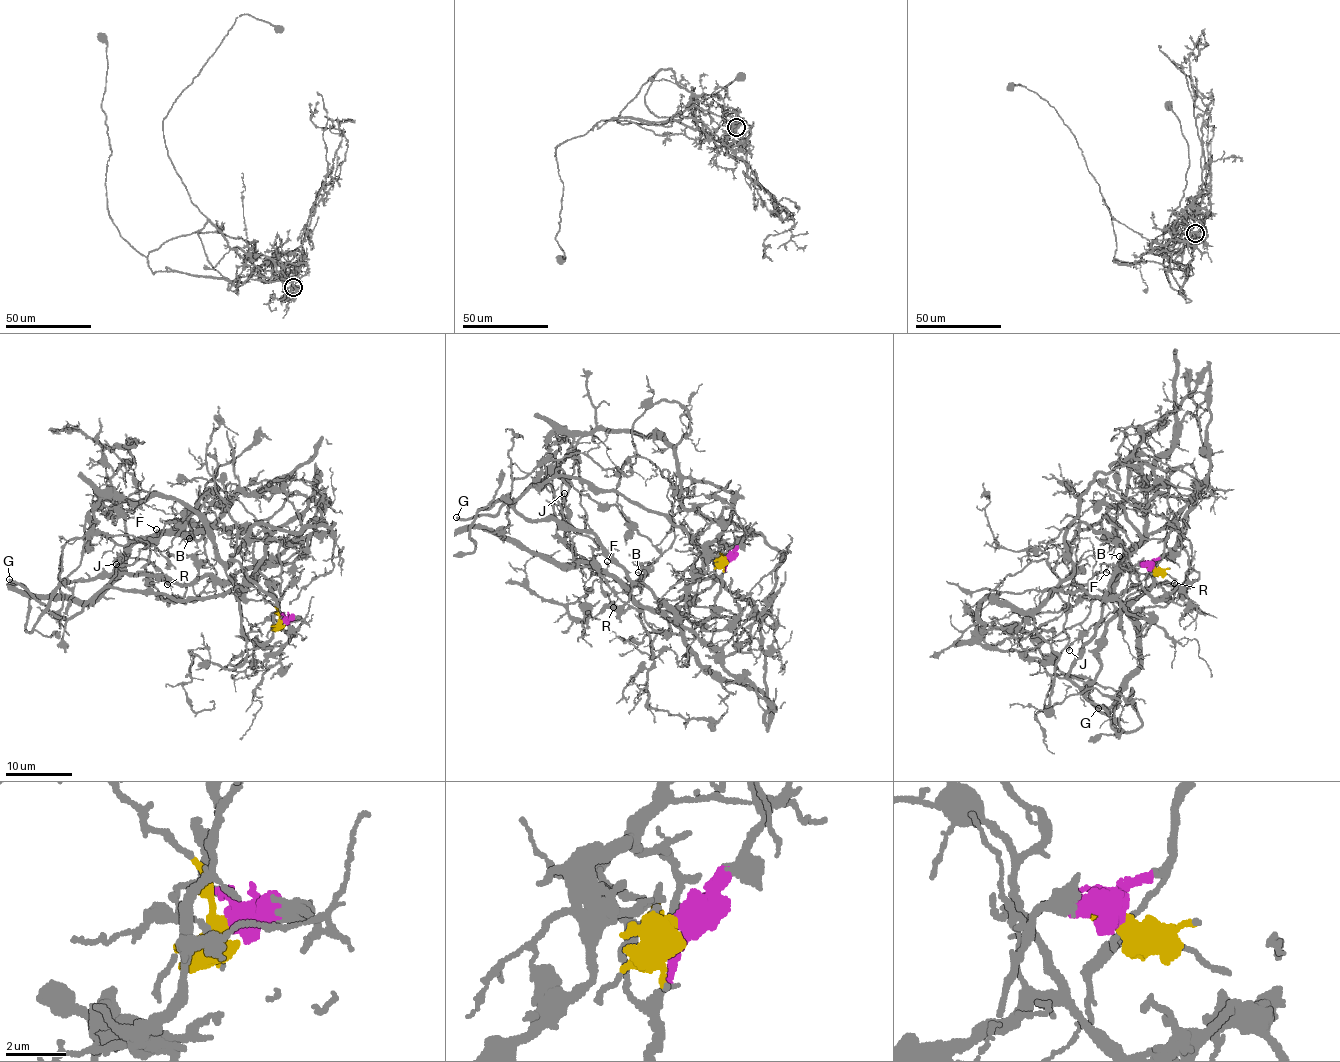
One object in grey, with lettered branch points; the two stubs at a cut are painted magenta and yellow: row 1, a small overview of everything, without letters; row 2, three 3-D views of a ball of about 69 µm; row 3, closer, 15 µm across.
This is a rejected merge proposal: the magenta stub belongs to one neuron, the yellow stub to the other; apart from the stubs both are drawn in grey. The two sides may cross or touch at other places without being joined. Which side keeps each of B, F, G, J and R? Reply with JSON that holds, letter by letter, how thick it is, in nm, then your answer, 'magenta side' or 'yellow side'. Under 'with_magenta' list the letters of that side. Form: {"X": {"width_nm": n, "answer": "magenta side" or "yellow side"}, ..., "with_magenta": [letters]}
{"B": {"width_nm": 150, "answer": "magenta side"}, "F": {"width_nm": 120, "answer": "magenta side"}, "G": {"width_nm": 280, "answer": "yellow side"}, "J": {"width_nm": 180, "answer": "magenta side"}, "R": {"width_nm": 150, "answer": "magenta side"}, "with_magenta": ["B", "F", "J", "R"]}

